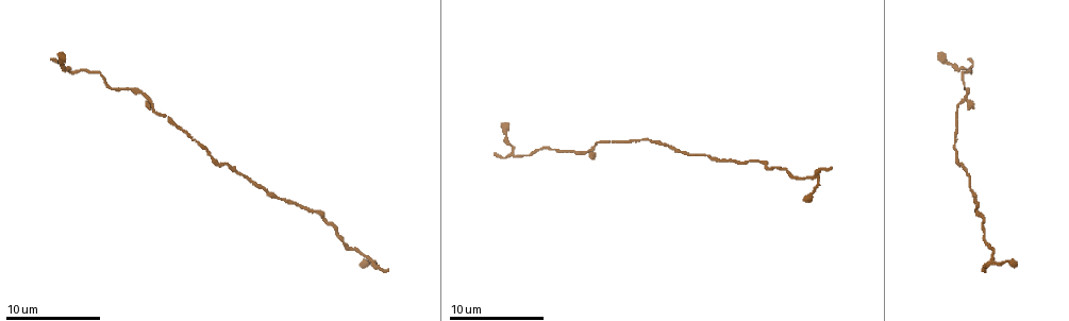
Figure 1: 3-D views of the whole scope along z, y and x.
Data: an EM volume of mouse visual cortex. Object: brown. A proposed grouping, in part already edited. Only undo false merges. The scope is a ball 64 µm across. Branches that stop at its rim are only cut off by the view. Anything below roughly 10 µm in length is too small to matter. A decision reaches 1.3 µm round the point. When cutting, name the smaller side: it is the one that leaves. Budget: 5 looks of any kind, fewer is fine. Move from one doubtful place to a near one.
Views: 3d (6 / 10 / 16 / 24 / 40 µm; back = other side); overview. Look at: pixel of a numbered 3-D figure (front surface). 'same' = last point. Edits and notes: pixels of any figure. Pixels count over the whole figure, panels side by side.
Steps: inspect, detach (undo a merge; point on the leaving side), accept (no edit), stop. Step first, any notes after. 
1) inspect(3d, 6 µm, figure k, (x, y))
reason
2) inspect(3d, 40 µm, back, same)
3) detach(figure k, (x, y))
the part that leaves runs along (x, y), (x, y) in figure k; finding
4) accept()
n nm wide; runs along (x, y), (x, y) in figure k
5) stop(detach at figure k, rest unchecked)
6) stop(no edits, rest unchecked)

inspect(3d, 16 µm, figure 1, (961, 101))
side arm on a straight run

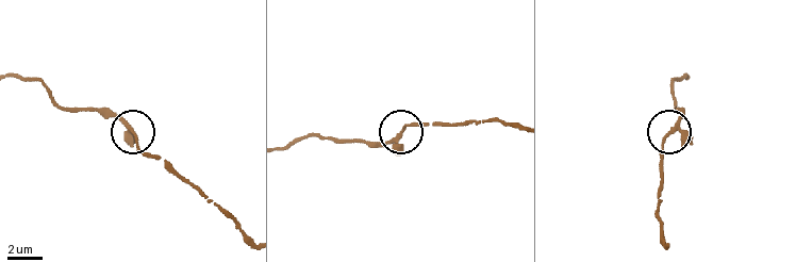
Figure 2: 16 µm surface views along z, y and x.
accept()
3 arms; runs along (247, 235), (166, 163), (149, 154), (103, 109) in figure 2; all the same neuron

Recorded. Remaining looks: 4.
inspect(3d, 10 µm, figure 1, (218, 165))

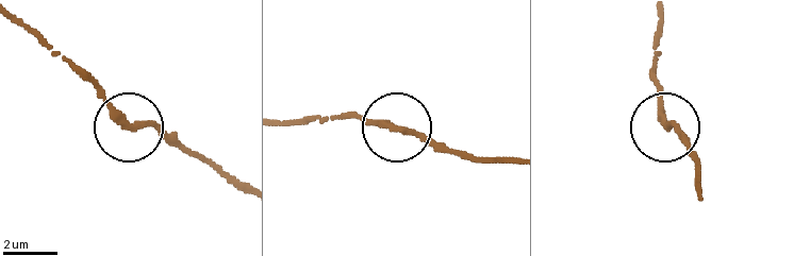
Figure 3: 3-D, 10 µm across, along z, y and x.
inspect(3d, 10 µm, back, figure 3, (667, 125))

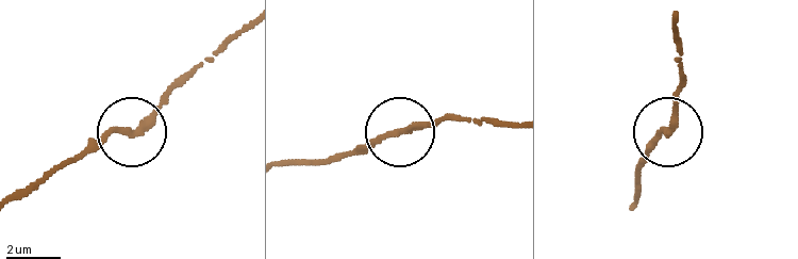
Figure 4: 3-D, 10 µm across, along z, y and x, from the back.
accept()
230 nm wide; runs along (133, 129), (100, 133), (62, 161) in figure 4; one neuron here

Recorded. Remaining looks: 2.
inspect(3d, 10 µm, figure 1, (724, 161))
narrows sharply

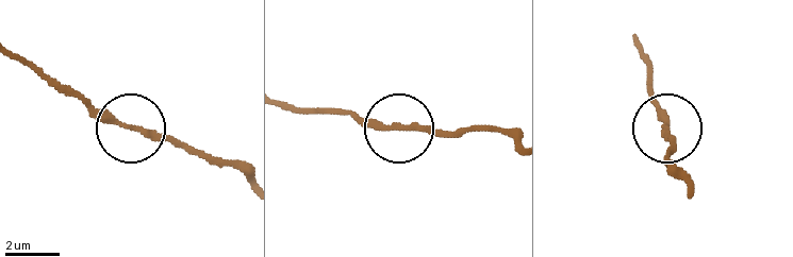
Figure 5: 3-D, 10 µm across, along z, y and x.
inspect(3d, 10 µm, back, figure 5, (667, 126))

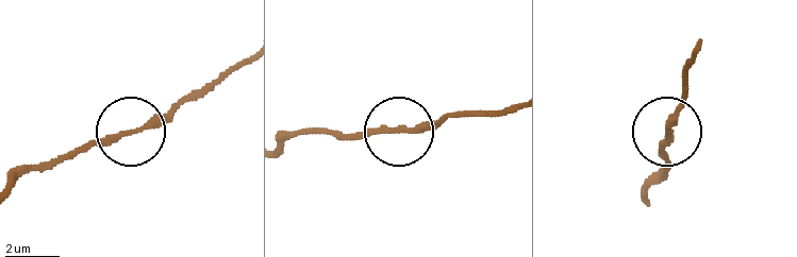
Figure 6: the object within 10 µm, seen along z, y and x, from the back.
accept()
210 nm wide; one neuron here

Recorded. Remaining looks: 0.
stop(no edits, rest unchecked)

